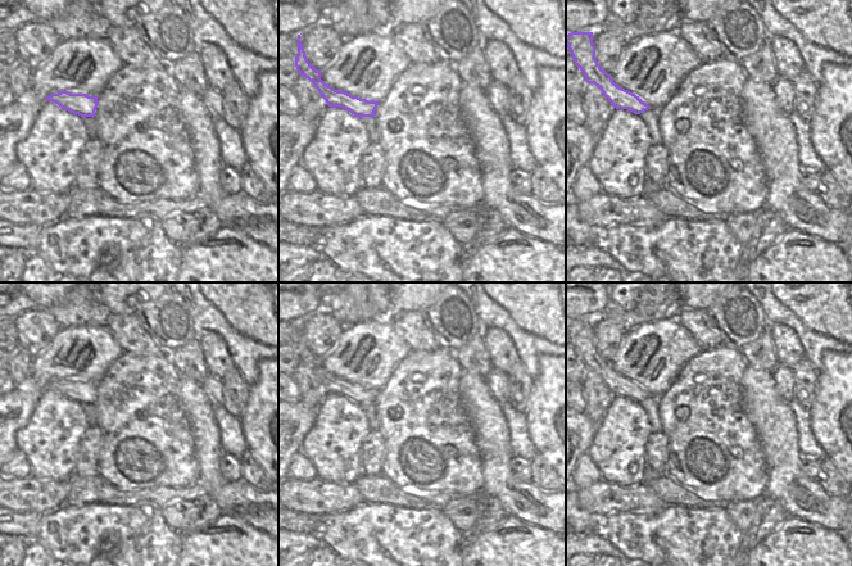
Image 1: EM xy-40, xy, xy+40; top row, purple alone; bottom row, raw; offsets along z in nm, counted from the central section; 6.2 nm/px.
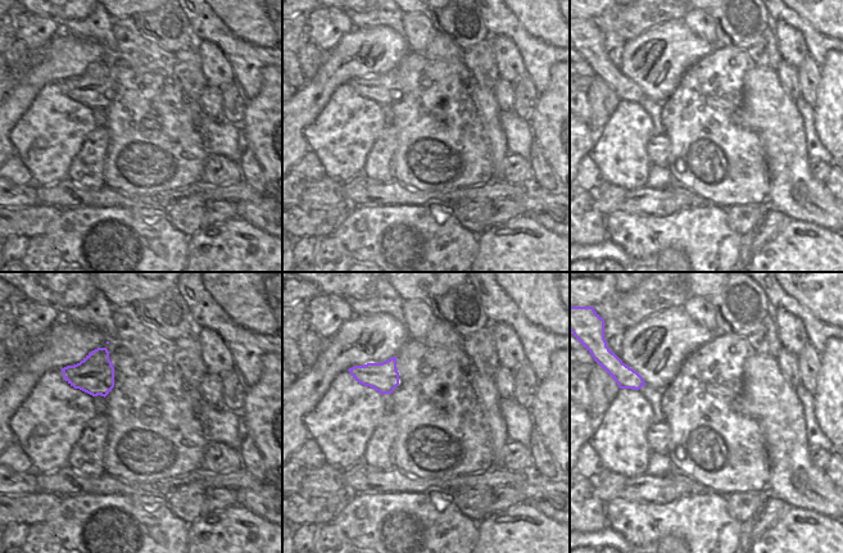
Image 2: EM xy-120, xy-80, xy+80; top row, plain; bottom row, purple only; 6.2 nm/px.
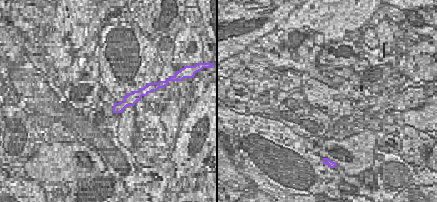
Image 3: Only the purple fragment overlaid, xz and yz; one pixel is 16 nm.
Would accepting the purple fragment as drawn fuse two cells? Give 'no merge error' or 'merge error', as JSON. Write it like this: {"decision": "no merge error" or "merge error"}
{"decision": "no merge error"}

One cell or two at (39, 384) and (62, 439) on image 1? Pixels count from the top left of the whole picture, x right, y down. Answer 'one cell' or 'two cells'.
two cells

